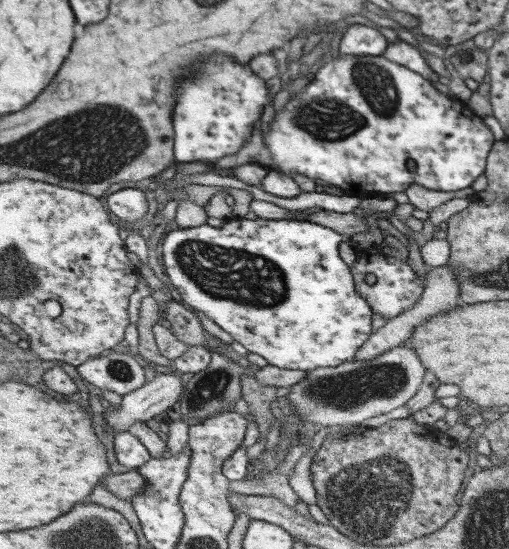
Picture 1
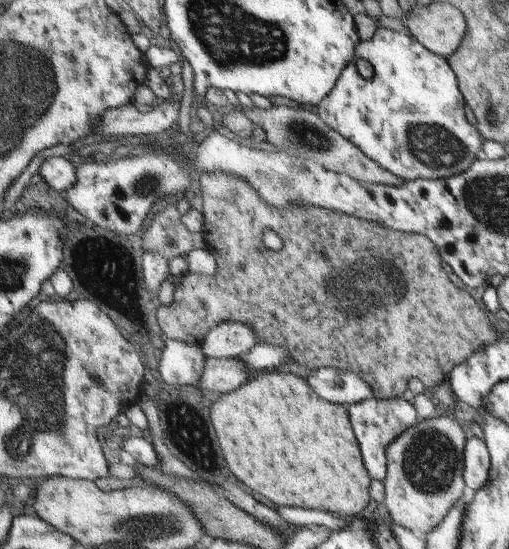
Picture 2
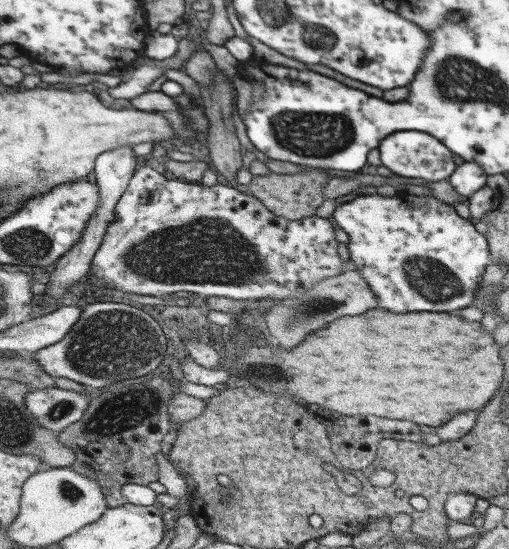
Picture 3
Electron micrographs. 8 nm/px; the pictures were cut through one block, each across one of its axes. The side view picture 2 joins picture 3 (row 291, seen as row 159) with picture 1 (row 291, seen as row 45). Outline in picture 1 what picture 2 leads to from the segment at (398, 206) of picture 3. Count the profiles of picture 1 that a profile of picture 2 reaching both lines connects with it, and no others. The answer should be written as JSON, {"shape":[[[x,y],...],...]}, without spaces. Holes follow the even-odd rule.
{"shape":[[[373,245],[368,248],[357,248],[356,262],[354,262],[353,273],[357,281],[357,289],[361,291],[361,297],[370,303],[372,312],[380,313],[382,317],[392,319],[401,316],[406,309],[413,308],[426,288],[426,274],[418,277],[406,260],[400,260],[382,252],[382,247]],[[372,274],[376,277],[374,283],[367,281],[367,276]]]}

